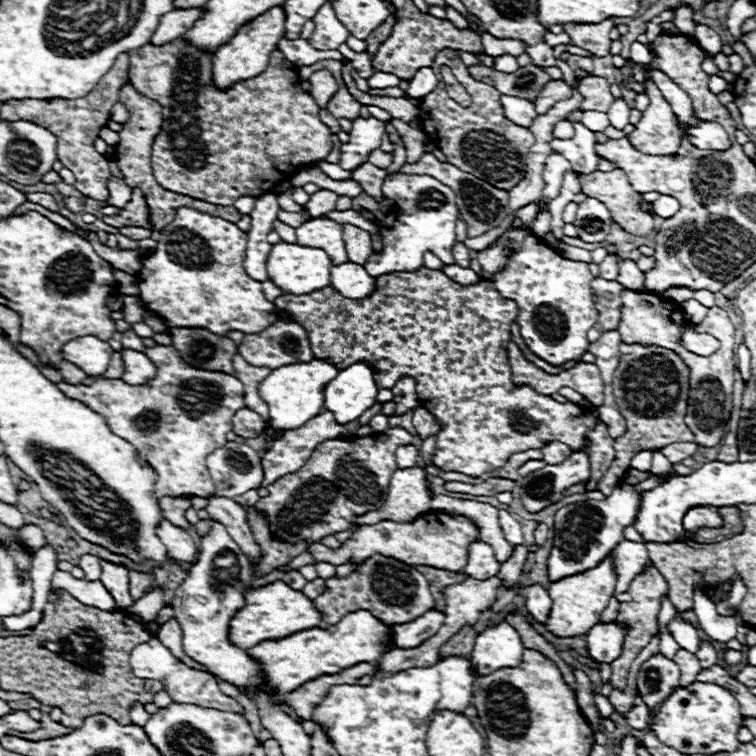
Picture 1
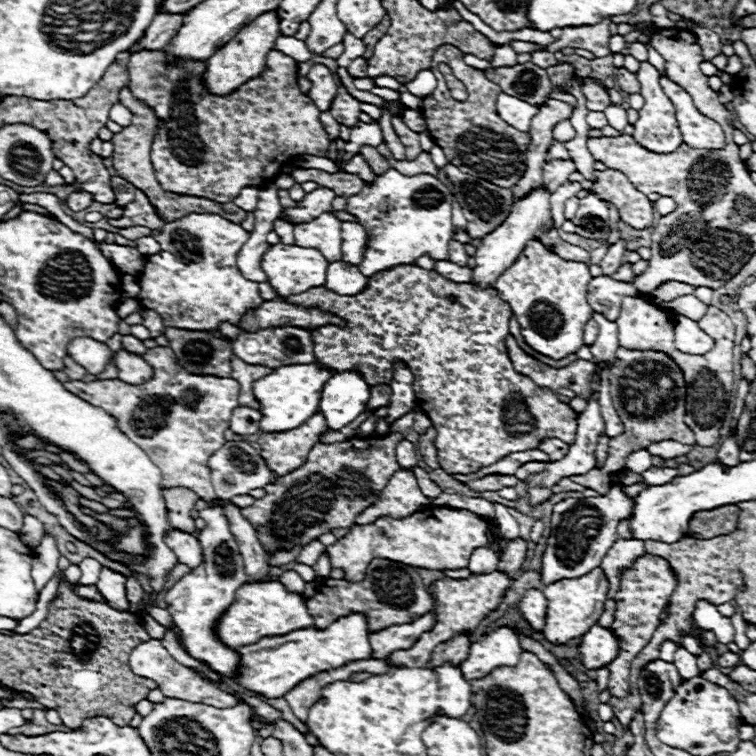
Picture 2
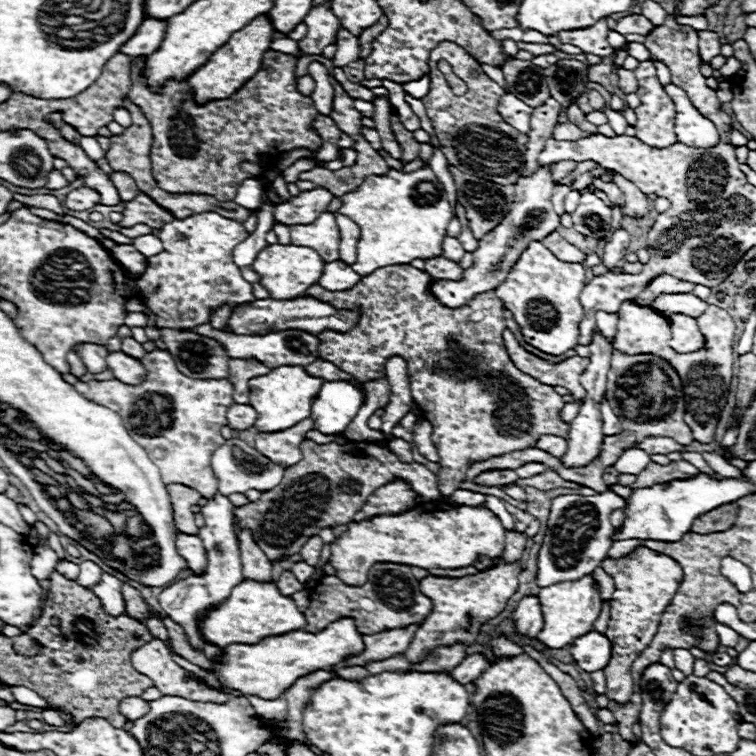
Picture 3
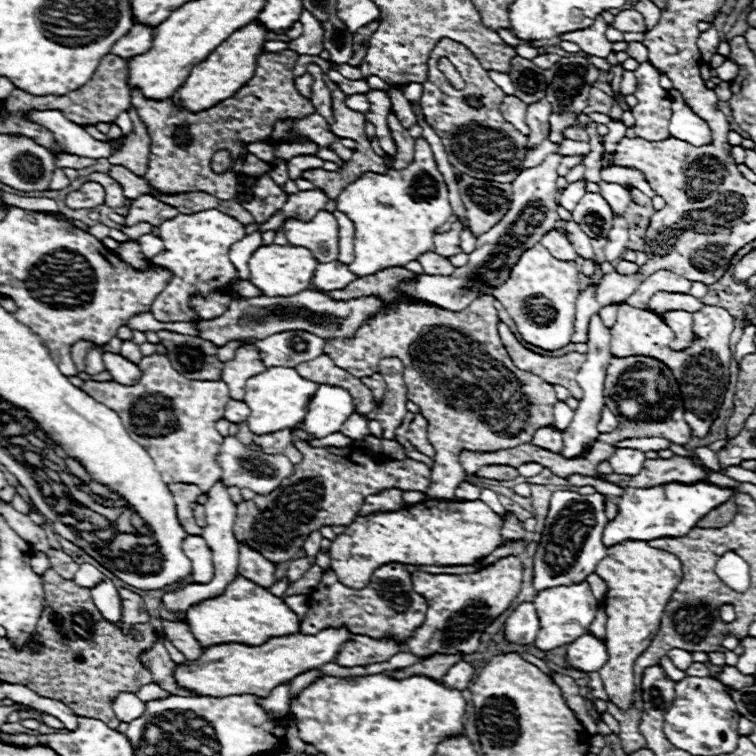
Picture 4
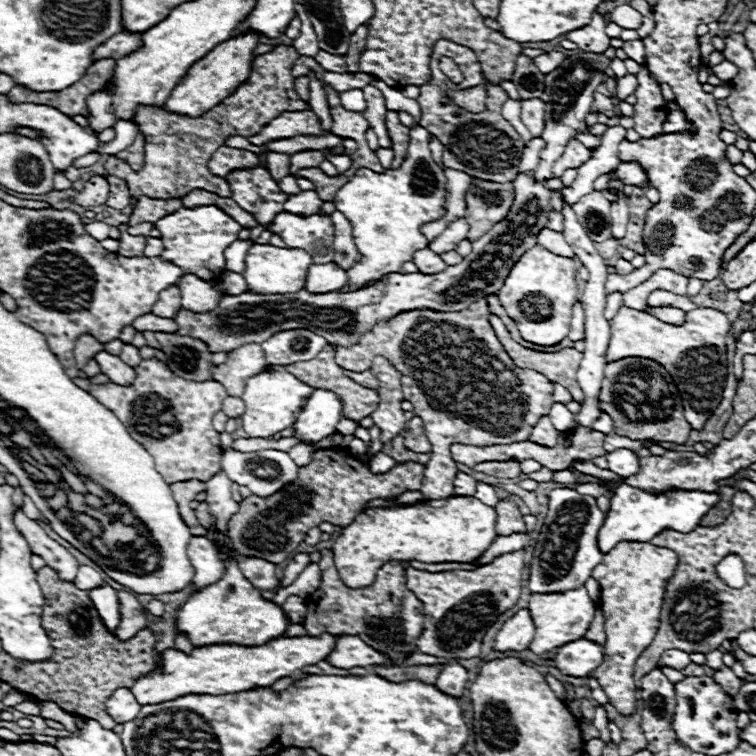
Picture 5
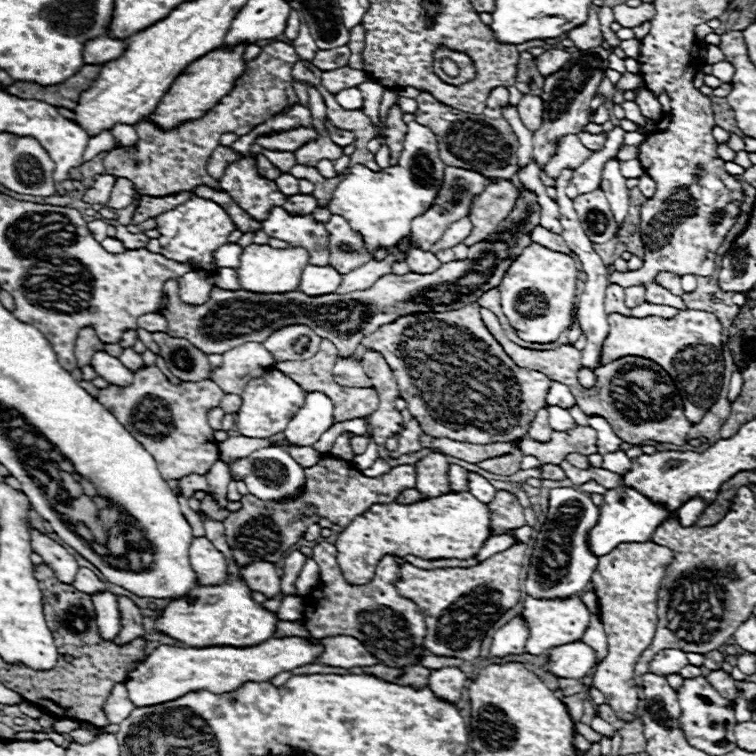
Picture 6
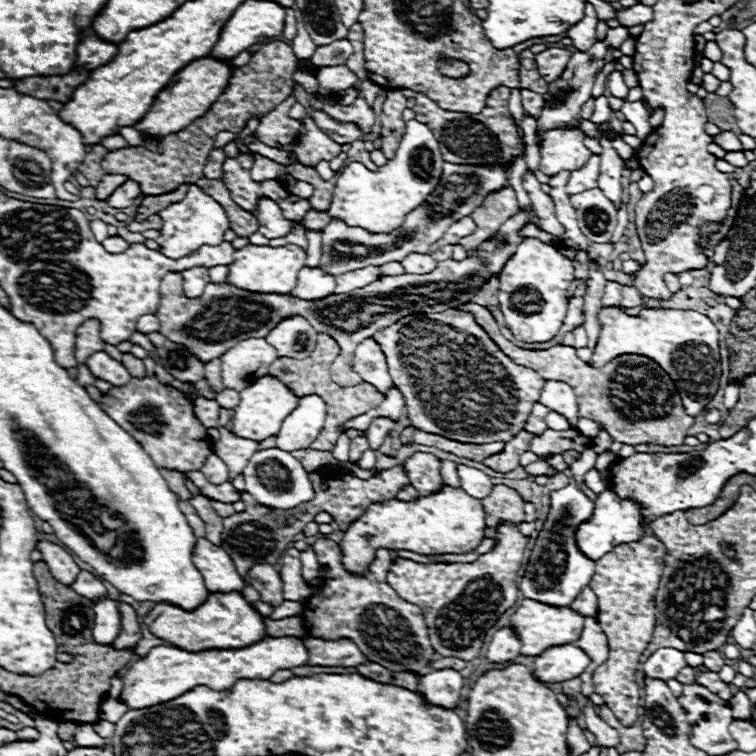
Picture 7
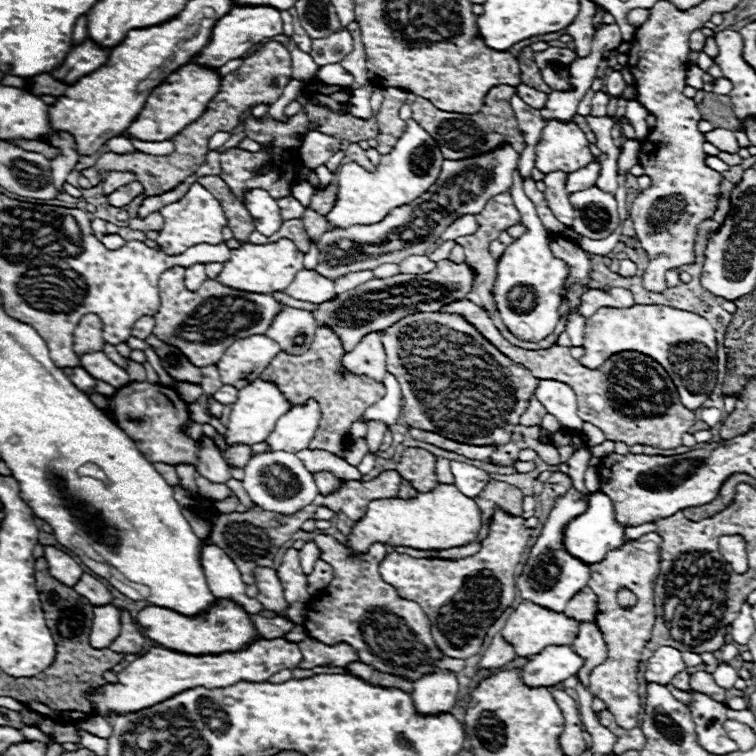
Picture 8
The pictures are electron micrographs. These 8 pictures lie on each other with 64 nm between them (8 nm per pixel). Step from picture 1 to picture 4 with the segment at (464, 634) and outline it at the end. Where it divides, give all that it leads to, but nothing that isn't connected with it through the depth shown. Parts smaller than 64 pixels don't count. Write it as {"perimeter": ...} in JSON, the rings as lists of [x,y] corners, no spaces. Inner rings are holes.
{"perimeter":[[[434,654],[430,658],[426,658],[424,662],[420,664],[414,664],[414,666],[408,666],[408,668],[402,668],[402,670],[394,670],[394,672],[388,672],[392,678],[396,680],[402,680],[402,678],[410,678],[410,676],[428,676],[428,678],[436,678],[440,680],[446,672],[448,672],[448,666],[454,666],[456,662],[460,662],[462,656],[446,656],[446,654]]]}

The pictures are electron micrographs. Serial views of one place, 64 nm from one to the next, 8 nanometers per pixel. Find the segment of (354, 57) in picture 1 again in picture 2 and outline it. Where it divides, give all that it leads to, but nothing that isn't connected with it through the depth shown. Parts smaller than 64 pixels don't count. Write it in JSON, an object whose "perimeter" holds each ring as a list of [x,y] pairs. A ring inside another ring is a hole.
{"perimeter":[[[364,58],[352,60],[352,64],[350,64],[346,70],[348,70],[348,74],[350,74],[352,78],[364,78],[364,76],[366,76],[366,60],[364,60]]]}

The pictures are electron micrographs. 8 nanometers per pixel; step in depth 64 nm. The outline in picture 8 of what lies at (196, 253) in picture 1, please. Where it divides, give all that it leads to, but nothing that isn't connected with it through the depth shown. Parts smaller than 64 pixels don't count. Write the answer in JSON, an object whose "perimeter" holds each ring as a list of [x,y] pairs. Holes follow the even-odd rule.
{"perimeter":[[[198,182],[190,186],[190,190],[180,198],[178,202],[172,202],[160,210],[164,216],[164,228],[160,230],[160,236],[156,238],[158,246],[164,248],[166,254],[182,254],[188,246],[196,246],[200,242],[216,244],[224,242],[222,228],[226,226],[226,216],[222,212],[220,202]]]}

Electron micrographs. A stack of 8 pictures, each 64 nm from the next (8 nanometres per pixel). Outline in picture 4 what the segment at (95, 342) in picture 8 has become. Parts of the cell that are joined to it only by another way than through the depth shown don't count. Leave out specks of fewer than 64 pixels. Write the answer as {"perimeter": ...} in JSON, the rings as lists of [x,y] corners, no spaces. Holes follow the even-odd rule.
{"perimeter":[[[80,340],[80,342],[76,342],[72,346],[72,360],[74,360],[78,372],[84,372],[84,368],[86,368],[86,354],[88,354],[90,348],[100,348],[100,346],[96,346],[96,344],[88,342],[88,340]]]}

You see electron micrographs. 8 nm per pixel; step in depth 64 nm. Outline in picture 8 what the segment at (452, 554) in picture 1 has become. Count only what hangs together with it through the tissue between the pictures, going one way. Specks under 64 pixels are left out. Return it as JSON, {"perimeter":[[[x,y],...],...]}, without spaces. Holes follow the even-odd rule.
{"perimeter":[[[438,484],[434,490],[420,492],[410,500],[392,498],[368,504],[366,514],[348,534],[348,548],[362,554],[370,548],[370,544],[382,542],[390,546],[410,546],[416,550],[444,550],[474,542],[480,526],[482,518],[476,502],[460,494],[452,484]]]}

